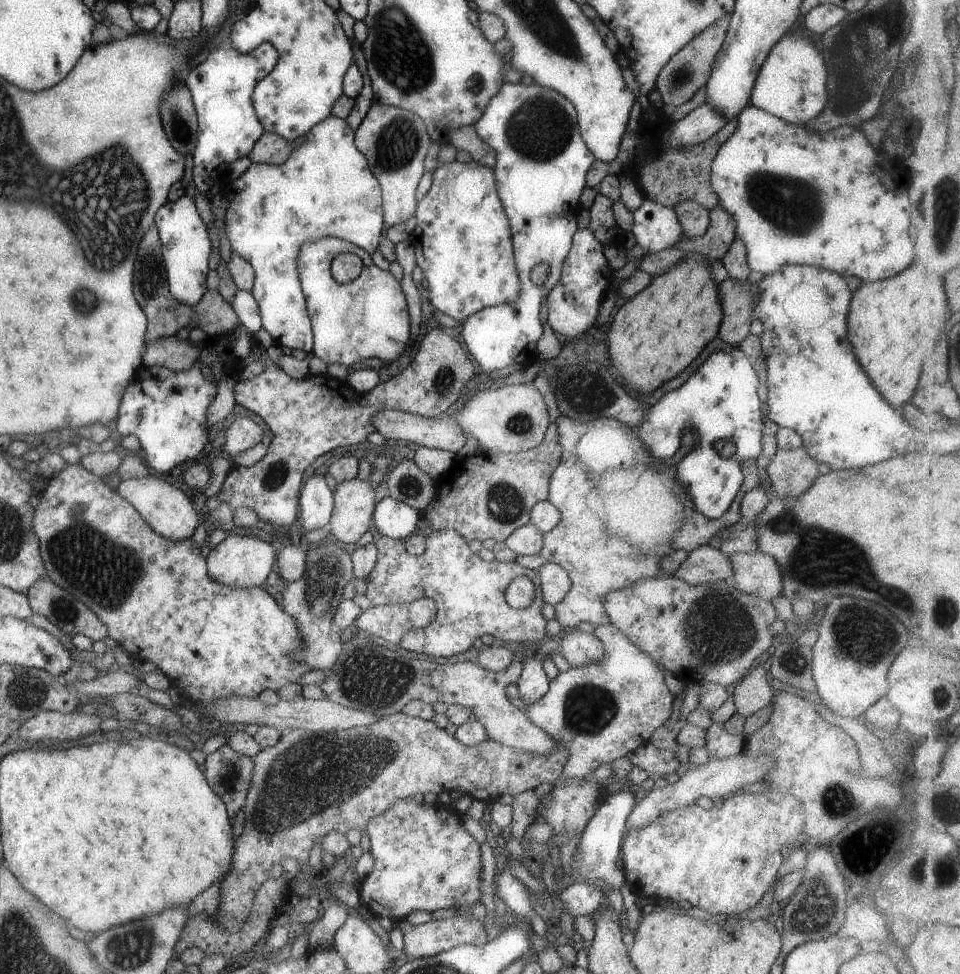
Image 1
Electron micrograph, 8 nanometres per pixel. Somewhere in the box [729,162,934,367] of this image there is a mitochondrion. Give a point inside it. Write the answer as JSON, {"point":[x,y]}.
{"point":[772,204]}

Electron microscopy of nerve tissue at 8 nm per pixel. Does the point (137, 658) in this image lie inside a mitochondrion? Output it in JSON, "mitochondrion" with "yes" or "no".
{"mitochondrion":"no"}

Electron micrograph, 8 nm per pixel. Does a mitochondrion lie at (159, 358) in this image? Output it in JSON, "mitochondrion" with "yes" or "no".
{"mitochondrion":"no"}

